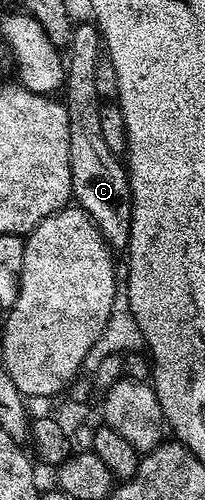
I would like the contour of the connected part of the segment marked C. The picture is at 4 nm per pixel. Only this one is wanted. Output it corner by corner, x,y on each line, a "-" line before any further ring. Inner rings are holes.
91,21
79,23
66,49
66,105
70,120
70,176
75,205
94,220
98,232
116,252
128,249
132,227
132,193
125,163
102,136
102,99
96,87
96,73
102,57
100,31

